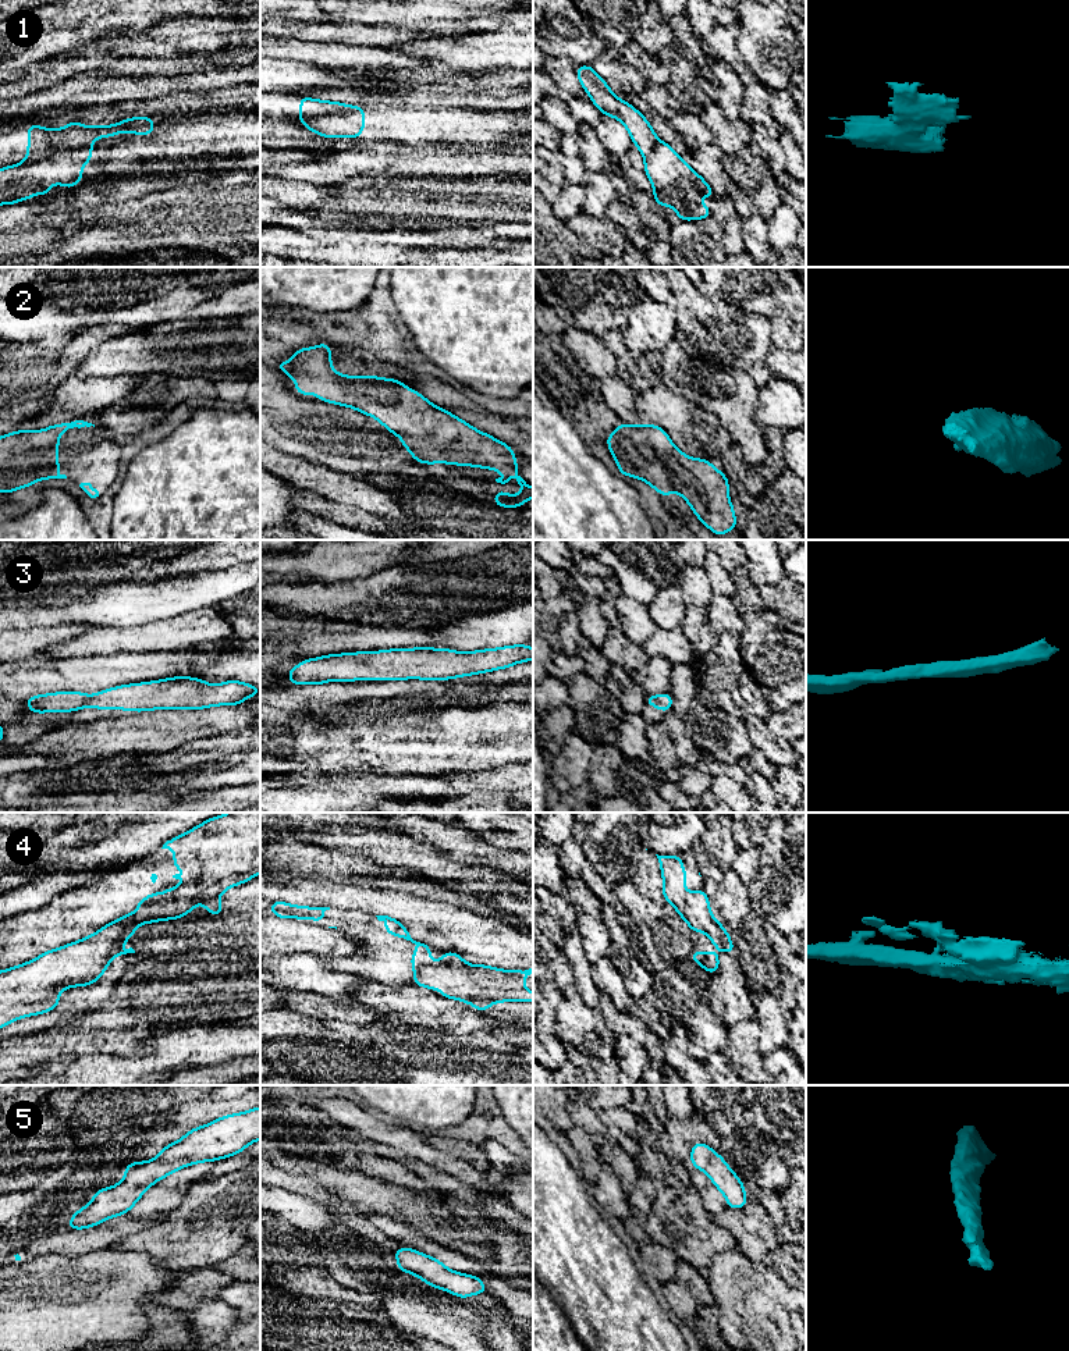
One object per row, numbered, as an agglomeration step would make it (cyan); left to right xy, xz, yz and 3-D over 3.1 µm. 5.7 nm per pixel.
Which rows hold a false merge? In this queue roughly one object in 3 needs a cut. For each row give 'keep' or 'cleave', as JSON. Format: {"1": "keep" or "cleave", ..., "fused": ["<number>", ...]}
{"1": "cleave", "2": "keep", "3": "keep", "4": "keep", "5": "keep", "fused": ["1"]}

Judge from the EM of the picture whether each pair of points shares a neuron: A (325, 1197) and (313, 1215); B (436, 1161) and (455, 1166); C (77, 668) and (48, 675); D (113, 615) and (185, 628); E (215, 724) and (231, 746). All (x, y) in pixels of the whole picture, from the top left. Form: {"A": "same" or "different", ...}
{"A": "different", "B": "same", "C": "same", "D": "different", "E": "different"}

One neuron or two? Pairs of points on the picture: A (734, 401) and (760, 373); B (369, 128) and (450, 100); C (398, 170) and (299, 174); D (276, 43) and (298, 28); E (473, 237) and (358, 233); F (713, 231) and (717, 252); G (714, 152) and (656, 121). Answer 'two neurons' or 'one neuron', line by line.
A: two neurons
B: two neurons
C: one neuron
D: two neurons
E: one neuron
F: one neuron
G: one neuron

